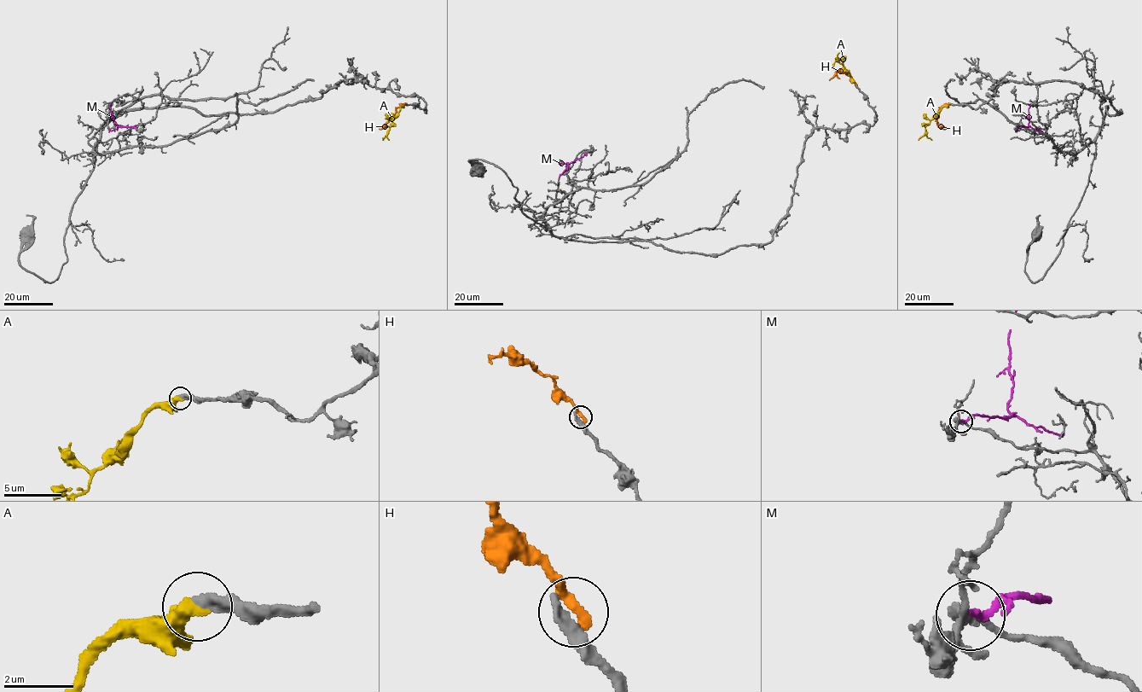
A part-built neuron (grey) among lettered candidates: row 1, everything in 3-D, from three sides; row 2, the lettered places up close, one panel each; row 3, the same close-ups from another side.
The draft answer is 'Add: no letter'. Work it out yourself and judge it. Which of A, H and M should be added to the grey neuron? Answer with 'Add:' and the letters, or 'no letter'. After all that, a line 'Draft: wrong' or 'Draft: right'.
Add: A
Draft: wrong

